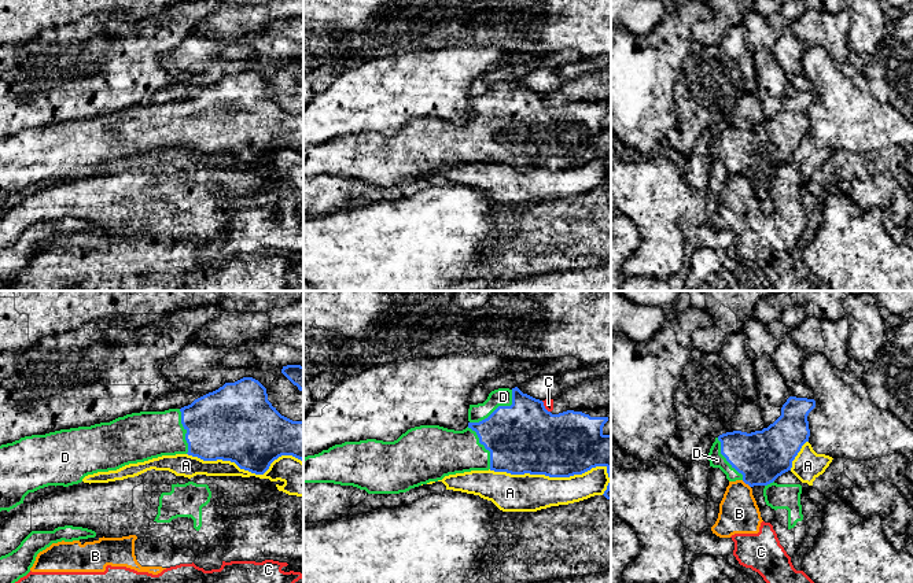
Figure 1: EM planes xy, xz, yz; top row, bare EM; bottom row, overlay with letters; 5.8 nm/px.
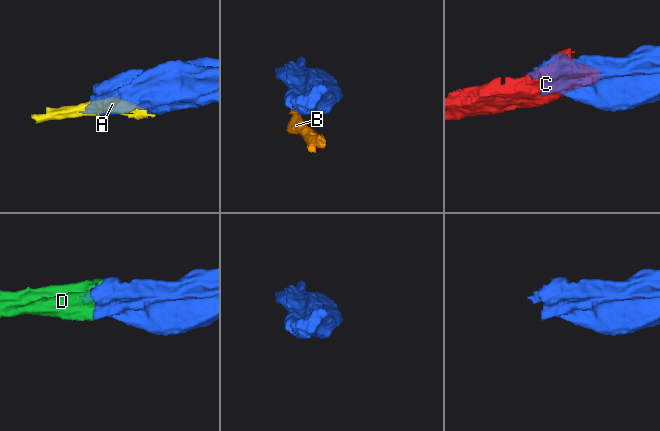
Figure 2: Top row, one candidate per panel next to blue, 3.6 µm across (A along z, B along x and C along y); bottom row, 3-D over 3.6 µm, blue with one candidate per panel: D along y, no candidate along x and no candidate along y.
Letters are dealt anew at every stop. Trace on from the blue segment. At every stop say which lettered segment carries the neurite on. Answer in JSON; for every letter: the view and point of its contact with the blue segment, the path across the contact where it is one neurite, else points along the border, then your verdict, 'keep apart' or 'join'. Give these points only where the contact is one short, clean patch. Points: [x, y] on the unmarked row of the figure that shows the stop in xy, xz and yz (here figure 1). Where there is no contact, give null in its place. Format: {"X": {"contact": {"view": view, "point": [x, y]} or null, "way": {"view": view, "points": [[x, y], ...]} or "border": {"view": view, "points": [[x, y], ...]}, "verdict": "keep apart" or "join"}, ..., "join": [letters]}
{"A": {"contact": {"view": "xz", "point": [555, 169]}, "verdict": "keep apart"}, "B": {"contact": {"view": "yz", "point": [746, 176]}, "border": {"view": "yz", "points": [[742, 173], [750, 180]]}, "verdict": "keep apart"}, "C": {"contact": {"view": "xz", "point": [544, 99]}, "border": {"view": "xz", "points": [[541, 93], [549, 104]]}, "verdict": "keep apart"}, "D": {"contact": {"view": "xz", "point": [499, 99]}, "verdict": "join"}, "join": ["D"]}

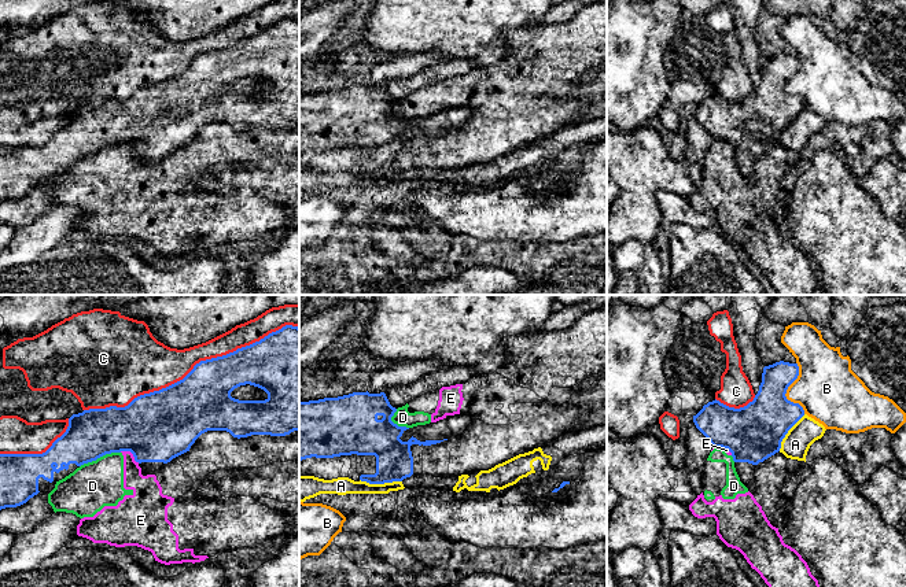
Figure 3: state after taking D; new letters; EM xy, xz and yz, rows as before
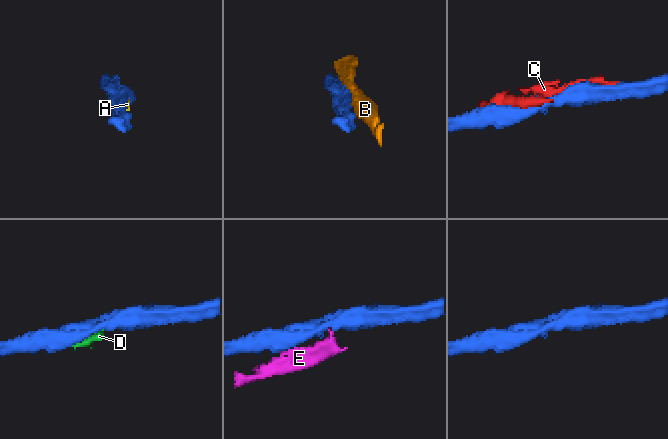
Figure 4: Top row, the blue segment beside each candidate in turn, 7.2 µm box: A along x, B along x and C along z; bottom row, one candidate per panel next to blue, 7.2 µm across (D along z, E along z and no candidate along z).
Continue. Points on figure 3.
{"A": {"contact": {"view": "xz", "point": [380, 176]}, "verdict": "keep apart"}, "B": {"contact": {"view": "yz", "point": [785, 84]}, "verdict": "keep apart"}, "C": {"contact": {"view": "xy", "point": [192, 62]}, "verdict": "keep apart"}, "D": {"contact": {"view": "xy", "point": [99, 150]}, "verdict": "keep apart"}, "E": {"contact": {"view": "xy", "point": [131, 144]}, "border": {"view": "xy", "points": [[120, 144], [129, 144], [139, 155]]}, "verdict": "keep apart"}, "join": []}

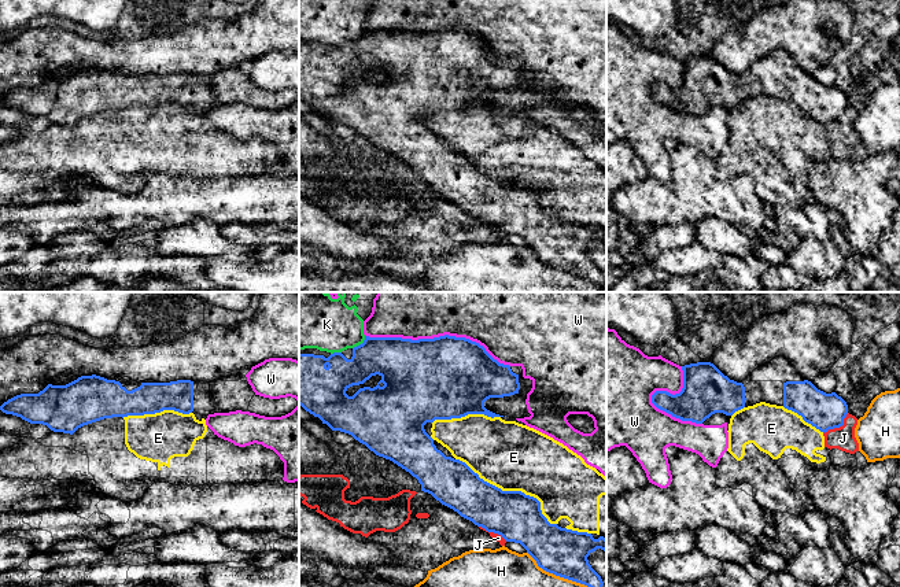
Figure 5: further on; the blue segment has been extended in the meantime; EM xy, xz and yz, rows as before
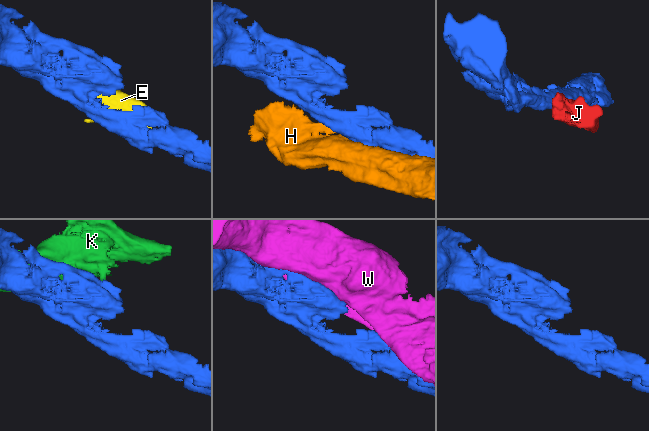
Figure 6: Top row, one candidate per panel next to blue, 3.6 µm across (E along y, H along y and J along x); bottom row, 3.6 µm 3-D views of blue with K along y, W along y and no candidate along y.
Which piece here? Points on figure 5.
{"E": {"contact": {"view": "xz", "point": [511, 184]}, "verdict": "keep apart"}, "H": {"contact": {"view": "xz", "point": [563, 269]}, "verdict": "keep apart"}, "J": {"contact": {"view": "yz", "point": [838, 120]}, "verdict": "keep apart"}, "K": {"contact": {"view": "xz", "point": [360, 37]}, "verdict": "keep apart"}, "W": {"contact": {"view": "xz", "point": [438, 30]}, "verdict": "keep apart"}, "join": []}

